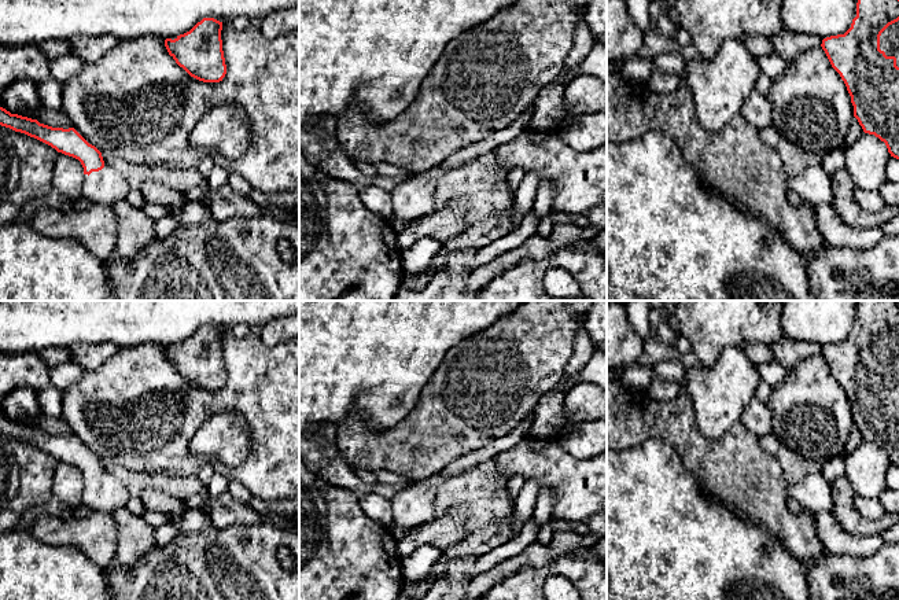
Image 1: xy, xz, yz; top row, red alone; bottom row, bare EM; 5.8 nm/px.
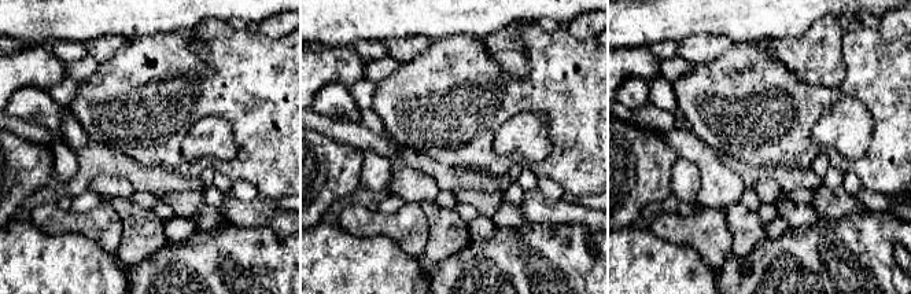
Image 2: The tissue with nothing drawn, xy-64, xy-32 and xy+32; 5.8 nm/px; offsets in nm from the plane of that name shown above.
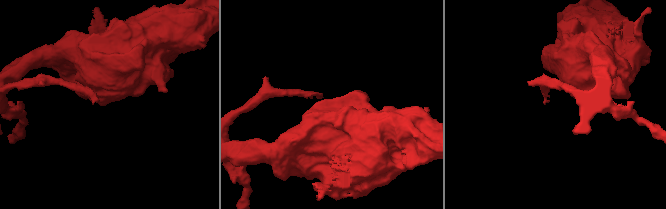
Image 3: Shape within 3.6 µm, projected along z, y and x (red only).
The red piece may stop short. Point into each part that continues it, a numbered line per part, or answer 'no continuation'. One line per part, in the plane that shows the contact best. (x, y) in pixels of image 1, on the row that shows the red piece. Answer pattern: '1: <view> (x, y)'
1: xy (107, 186)
2: yz (890, 37)

